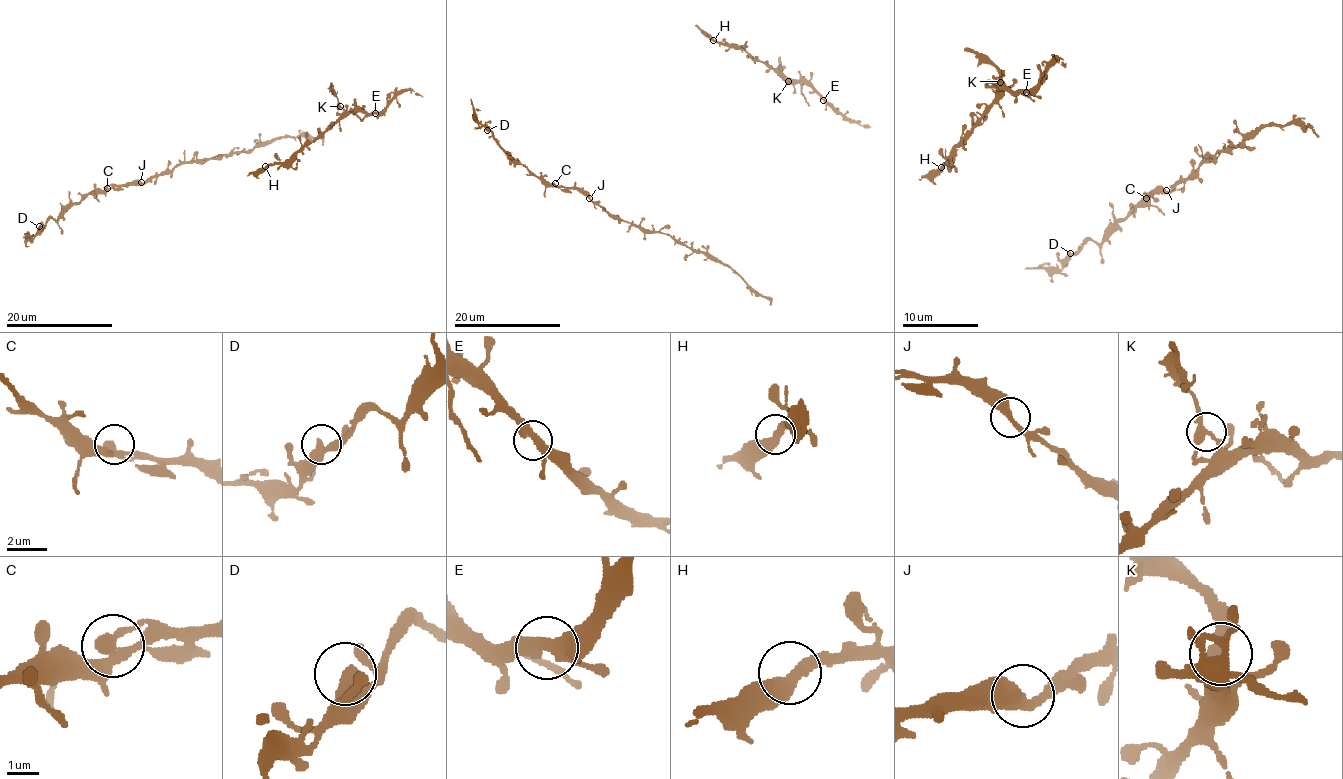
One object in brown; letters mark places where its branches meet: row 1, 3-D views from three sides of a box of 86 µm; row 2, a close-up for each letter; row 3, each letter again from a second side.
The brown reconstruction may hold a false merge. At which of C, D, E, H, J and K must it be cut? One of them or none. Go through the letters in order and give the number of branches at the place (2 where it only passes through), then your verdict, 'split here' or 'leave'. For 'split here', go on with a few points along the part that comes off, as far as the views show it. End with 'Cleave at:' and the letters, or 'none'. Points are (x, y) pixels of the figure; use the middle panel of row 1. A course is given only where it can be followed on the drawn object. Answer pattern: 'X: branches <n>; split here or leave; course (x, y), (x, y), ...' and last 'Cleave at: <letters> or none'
C: branches 2; leave
D: branches 2; leave
E: branches 2; leave
H: branches 2; leave
J: branches 2; leave
K: branches 2; split here; course (788, 81), (783, 77), (779, 56)
Cleave at: K

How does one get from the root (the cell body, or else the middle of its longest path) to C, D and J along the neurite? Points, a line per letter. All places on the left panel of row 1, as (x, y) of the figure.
C: (259, 136), (259, 143), (251, 149), (192, 160), (141, 184), (107, 188)
D: (259, 136), (247, 151), (182, 163), (141, 184), (93, 190), (57, 220), (51, 217), (39, 226)
J: (259, 136), (259, 143), (251, 149), (182, 163), (141, 182)

